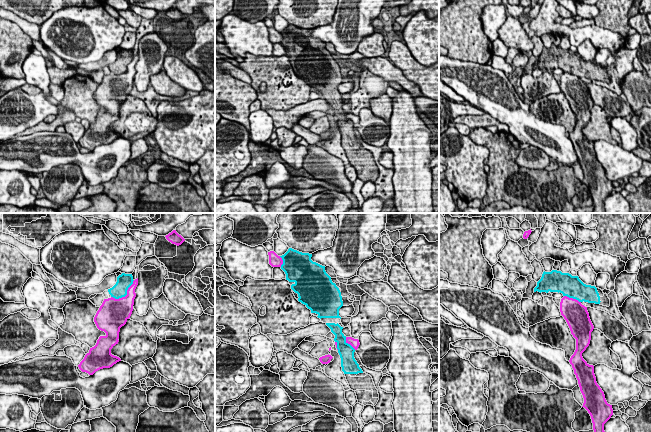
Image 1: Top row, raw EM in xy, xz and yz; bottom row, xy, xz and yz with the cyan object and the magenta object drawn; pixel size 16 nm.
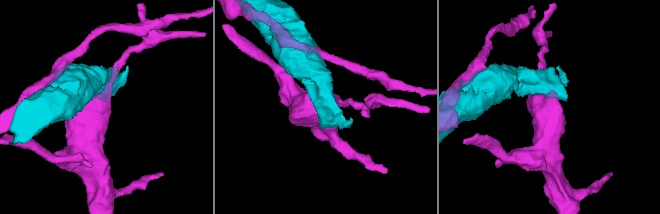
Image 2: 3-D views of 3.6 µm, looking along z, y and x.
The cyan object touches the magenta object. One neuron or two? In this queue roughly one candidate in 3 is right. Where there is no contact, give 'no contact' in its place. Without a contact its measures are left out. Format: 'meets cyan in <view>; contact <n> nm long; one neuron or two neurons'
meets cyan in xy; contact 480 nm long; two neurons

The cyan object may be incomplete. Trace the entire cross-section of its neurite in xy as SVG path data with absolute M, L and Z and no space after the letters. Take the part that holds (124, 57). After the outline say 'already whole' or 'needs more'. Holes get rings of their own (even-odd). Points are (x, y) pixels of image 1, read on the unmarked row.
M122 49L117 53L116 60L112 64L108 65L108 68L111 73L115 75L125 73L127 71L127 66L133 60L133 57L132 50Z; already whole

